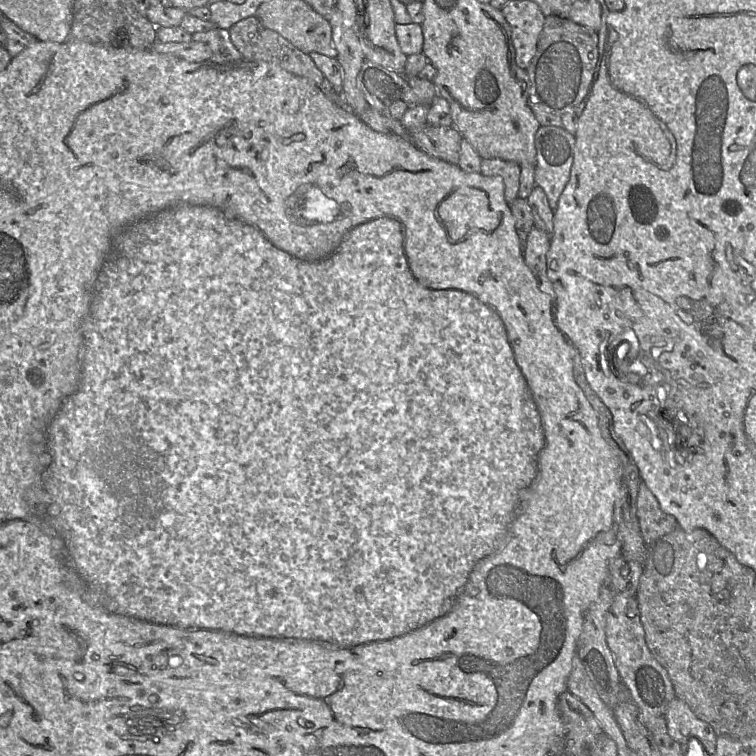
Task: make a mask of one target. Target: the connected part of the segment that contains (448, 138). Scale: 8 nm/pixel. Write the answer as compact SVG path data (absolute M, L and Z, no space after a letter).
M427 124L410 134L410 141L418 149L450 164L458 164L461 140L462 136L453 126L443 127Z

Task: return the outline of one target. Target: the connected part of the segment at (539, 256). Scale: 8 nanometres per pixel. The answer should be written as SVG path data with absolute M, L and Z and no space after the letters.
M534 226L523 244L523 256L539 288L551 298L555 306L556 294L547 276L547 253L549 248L550 236L545 231Z

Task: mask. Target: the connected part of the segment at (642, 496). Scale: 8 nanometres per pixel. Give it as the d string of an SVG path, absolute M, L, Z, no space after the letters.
M643 481L638 489L636 513L645 546L653 544L678 526L673 516L661 510L657 499Z

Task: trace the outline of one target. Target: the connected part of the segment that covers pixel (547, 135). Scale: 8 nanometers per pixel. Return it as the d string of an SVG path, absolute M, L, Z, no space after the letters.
M540 126L535 134L536 160L534 164L534 180L545 192L550 208L554 211L557 208L559 197L561 196L567 182L569 181L571 166L574 158L575 137L563 127Z

